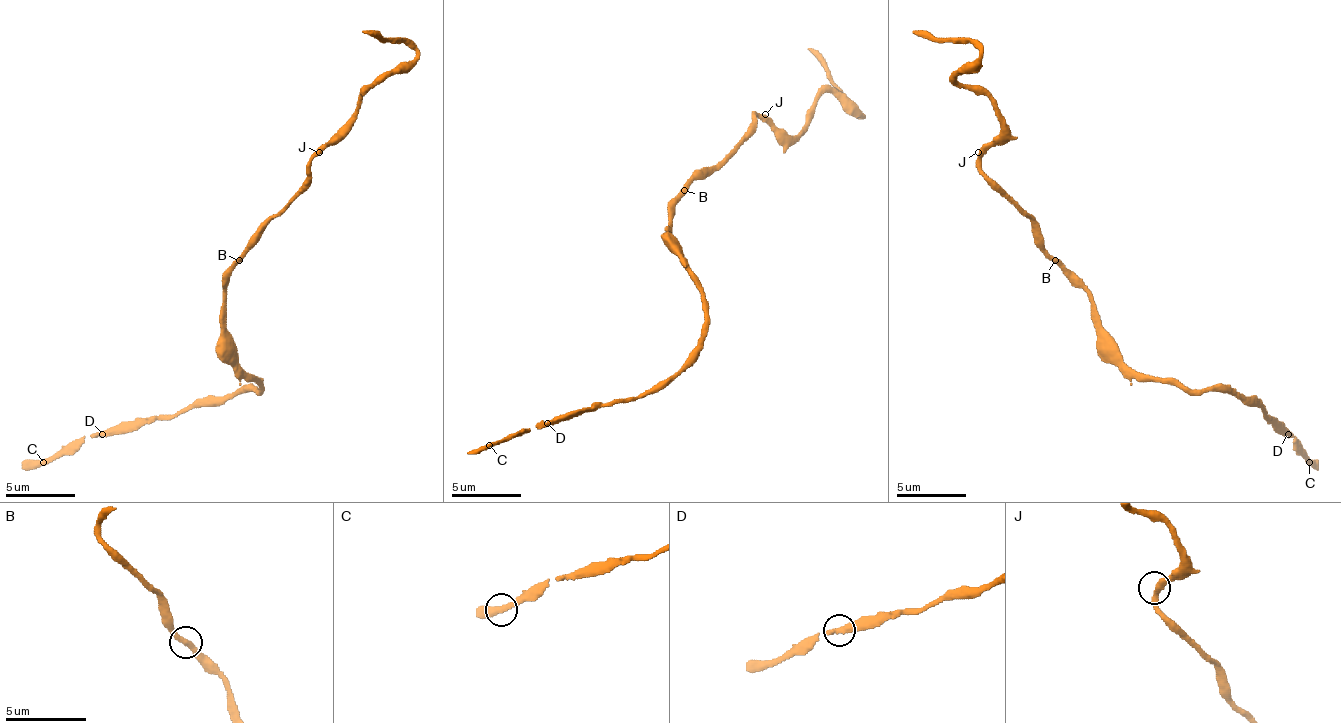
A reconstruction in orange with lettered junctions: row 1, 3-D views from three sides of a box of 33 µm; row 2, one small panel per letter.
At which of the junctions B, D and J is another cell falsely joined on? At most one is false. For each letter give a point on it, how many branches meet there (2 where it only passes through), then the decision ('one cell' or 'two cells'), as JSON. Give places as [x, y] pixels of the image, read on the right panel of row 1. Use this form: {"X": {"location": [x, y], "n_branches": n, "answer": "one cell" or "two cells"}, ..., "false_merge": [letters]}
{"B": {"location": [1055, 260], "n_branches": 2, "answer": "one cell"}, "D": {"location": [1288, 434], "n_branches": 2, "answer": "one cell"}, "J": {"location": [978, 152], "n_branches": 2, "answer": "one cell"}, "false_merge": []}

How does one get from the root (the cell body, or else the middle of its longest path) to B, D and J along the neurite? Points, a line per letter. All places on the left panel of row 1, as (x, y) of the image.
B: (225, 295), (225, 274), (239, 260)
D: (225, 295), (225, 351), (260, 389), (200, 400), (176, 414), (141, 417), (103, 435)
J: (225, 295), (225, 274), (246, 253), (253, 236), (298, 190), (305, 180), (309, 162), (319, 152)

